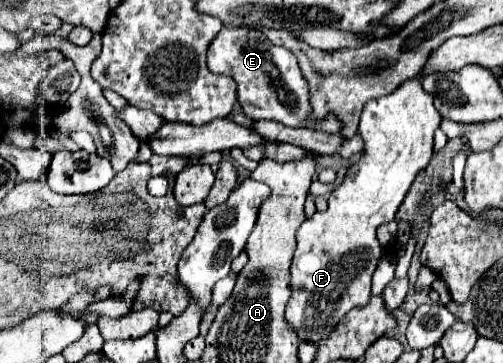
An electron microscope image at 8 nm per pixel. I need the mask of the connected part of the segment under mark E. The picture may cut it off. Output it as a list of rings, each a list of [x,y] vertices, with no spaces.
[[[224,27],[208,45],[206,65],[214,75],[232,77],[238,85],[238,103],[250,119],[274,119],[290,127],[298,127],[310,113],[308,85],[298,69],[294,53],[284,47],[270,45],[256,29]]]

